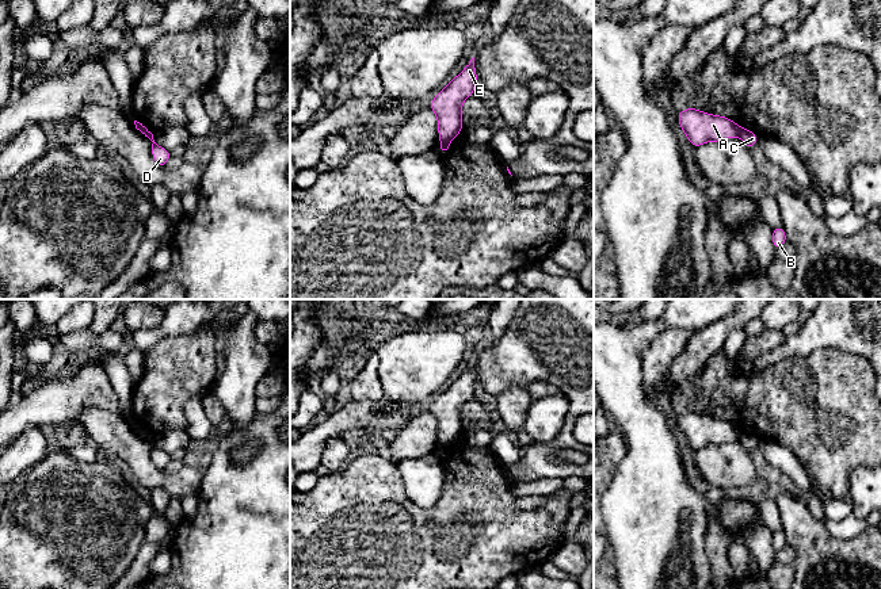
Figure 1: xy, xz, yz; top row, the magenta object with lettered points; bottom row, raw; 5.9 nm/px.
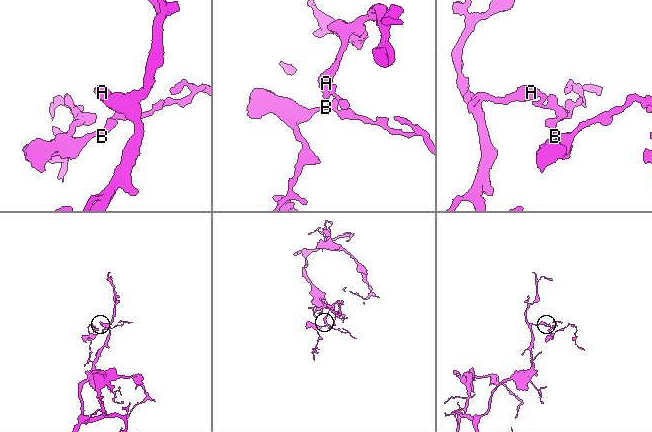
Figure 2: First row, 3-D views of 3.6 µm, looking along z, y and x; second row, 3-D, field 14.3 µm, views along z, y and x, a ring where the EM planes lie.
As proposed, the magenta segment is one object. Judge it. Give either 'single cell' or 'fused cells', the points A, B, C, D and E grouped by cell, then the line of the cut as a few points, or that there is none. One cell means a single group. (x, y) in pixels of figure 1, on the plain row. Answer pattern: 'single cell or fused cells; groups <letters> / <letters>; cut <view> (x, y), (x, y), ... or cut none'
fused cells; groups A E / B C D; cut xz (449, 443), (441, 446)

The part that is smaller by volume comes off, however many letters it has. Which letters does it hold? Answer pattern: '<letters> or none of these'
B, C, D

